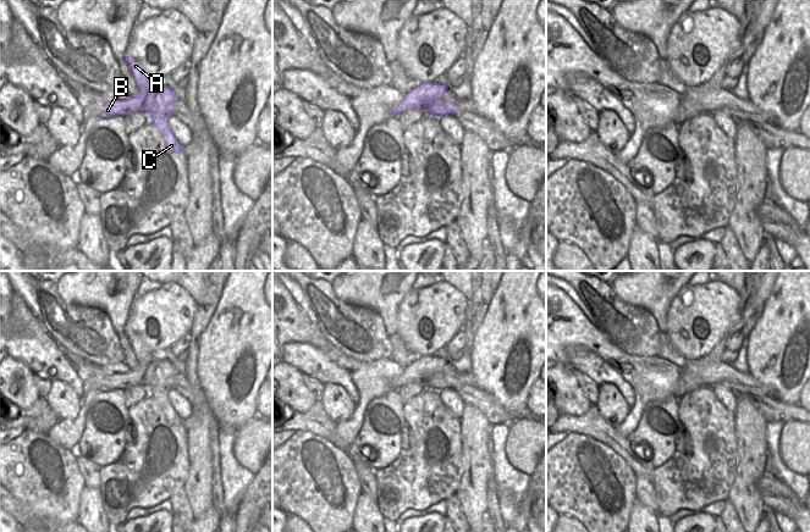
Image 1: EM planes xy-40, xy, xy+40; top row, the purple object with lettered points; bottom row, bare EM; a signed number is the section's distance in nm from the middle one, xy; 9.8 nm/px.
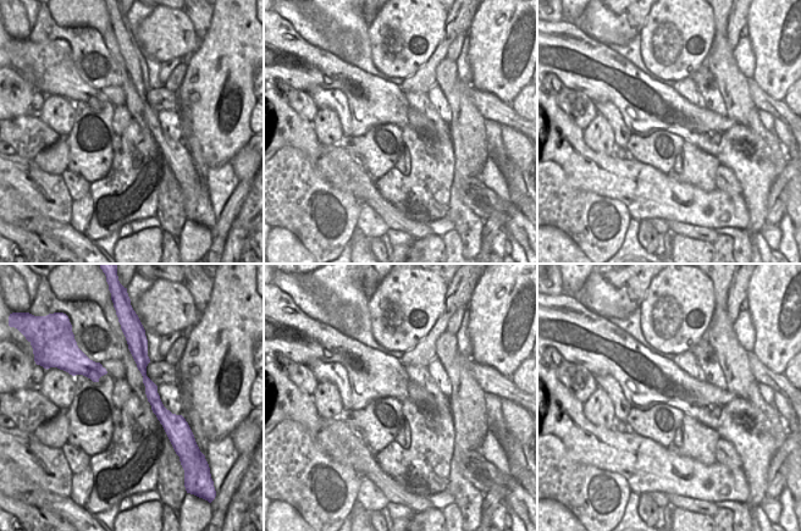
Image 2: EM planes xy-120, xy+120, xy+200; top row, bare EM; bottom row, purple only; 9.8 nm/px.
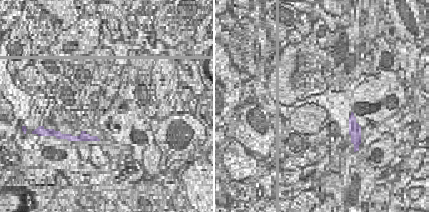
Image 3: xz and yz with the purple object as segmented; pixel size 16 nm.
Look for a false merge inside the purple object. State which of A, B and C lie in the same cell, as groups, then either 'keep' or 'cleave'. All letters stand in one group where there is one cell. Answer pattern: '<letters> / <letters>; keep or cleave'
A C / B; cleave

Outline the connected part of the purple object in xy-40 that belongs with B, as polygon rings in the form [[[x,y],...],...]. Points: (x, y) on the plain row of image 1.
[[[139,364],[136,368],[131,368],[127,373],[108,375],[103,381],[105,390],[126,389],[144,381],[147,373],[147,364]]]

